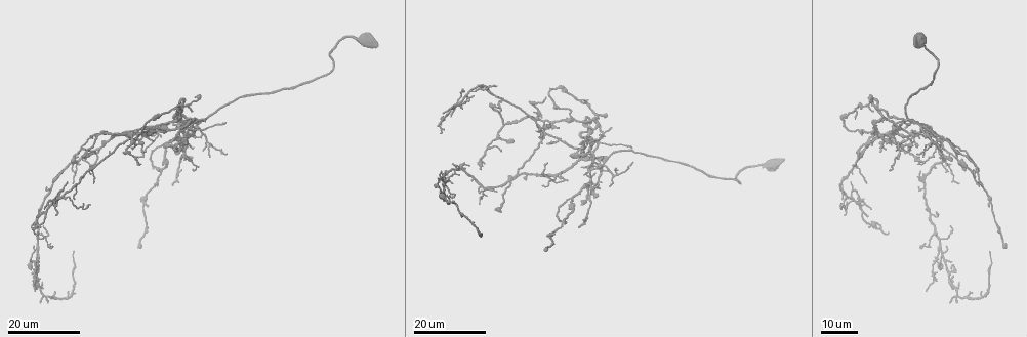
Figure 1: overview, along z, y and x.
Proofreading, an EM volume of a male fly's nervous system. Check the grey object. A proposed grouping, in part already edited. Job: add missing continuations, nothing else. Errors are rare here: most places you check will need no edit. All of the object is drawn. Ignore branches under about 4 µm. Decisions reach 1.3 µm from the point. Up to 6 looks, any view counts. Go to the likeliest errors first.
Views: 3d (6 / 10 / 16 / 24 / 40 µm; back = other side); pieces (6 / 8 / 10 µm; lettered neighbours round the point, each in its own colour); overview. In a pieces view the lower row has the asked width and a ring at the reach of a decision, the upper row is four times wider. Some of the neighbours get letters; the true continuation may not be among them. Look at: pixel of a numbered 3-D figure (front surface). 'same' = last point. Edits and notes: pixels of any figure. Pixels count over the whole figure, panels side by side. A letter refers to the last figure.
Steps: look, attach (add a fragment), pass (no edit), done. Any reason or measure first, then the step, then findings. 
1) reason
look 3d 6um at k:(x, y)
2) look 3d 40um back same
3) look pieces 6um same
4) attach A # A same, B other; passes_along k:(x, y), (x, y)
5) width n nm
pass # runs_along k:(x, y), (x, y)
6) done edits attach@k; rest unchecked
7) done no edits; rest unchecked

look 3d 16um at 1:(172, 184)

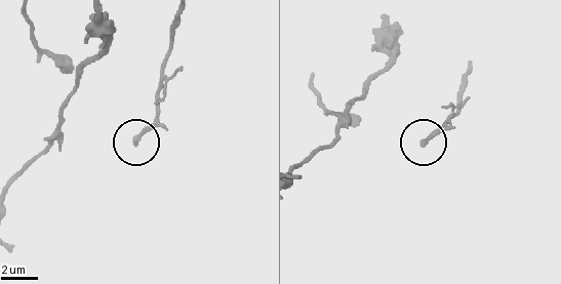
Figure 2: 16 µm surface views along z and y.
look 3d 6um at 2:(423, 141)

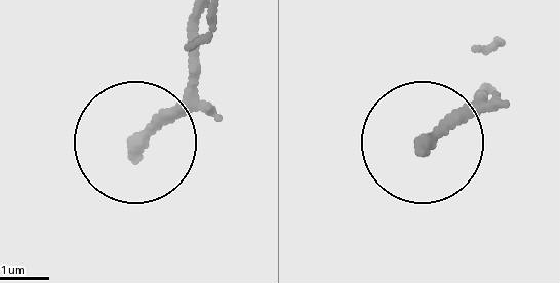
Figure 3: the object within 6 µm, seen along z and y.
look pieces 10um at 3:(421, 145)

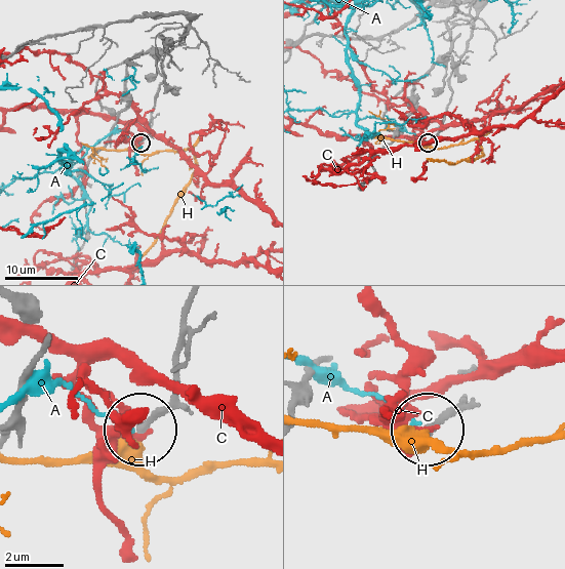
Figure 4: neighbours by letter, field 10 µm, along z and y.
pass # A other, C other, H other; runs_along 4:(187, 306), (167, 402), (146, 429); none of them fits

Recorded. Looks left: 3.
thin end
look 3d 24um at 1:(524, 178)

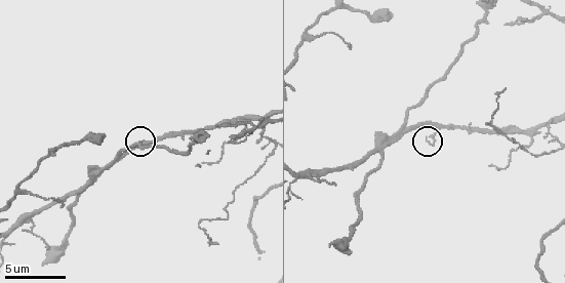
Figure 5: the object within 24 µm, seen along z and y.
look pieces 6um at 5:(426, 141)

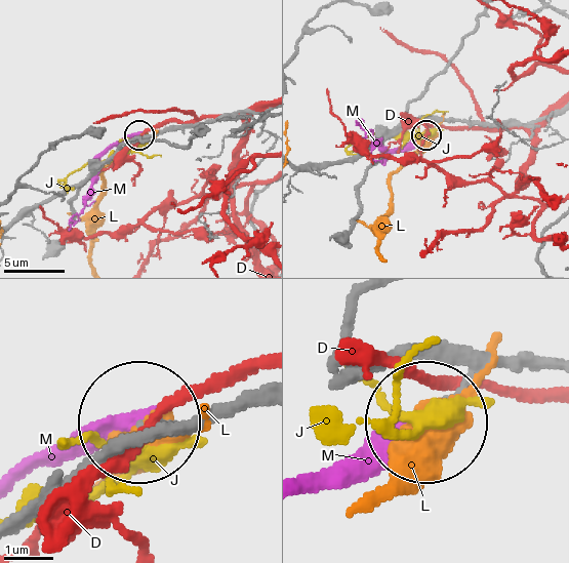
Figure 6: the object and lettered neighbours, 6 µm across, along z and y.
pass # D other, J other, L other, M other; none of them fits

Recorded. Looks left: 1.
done no edits; rest unchecked

